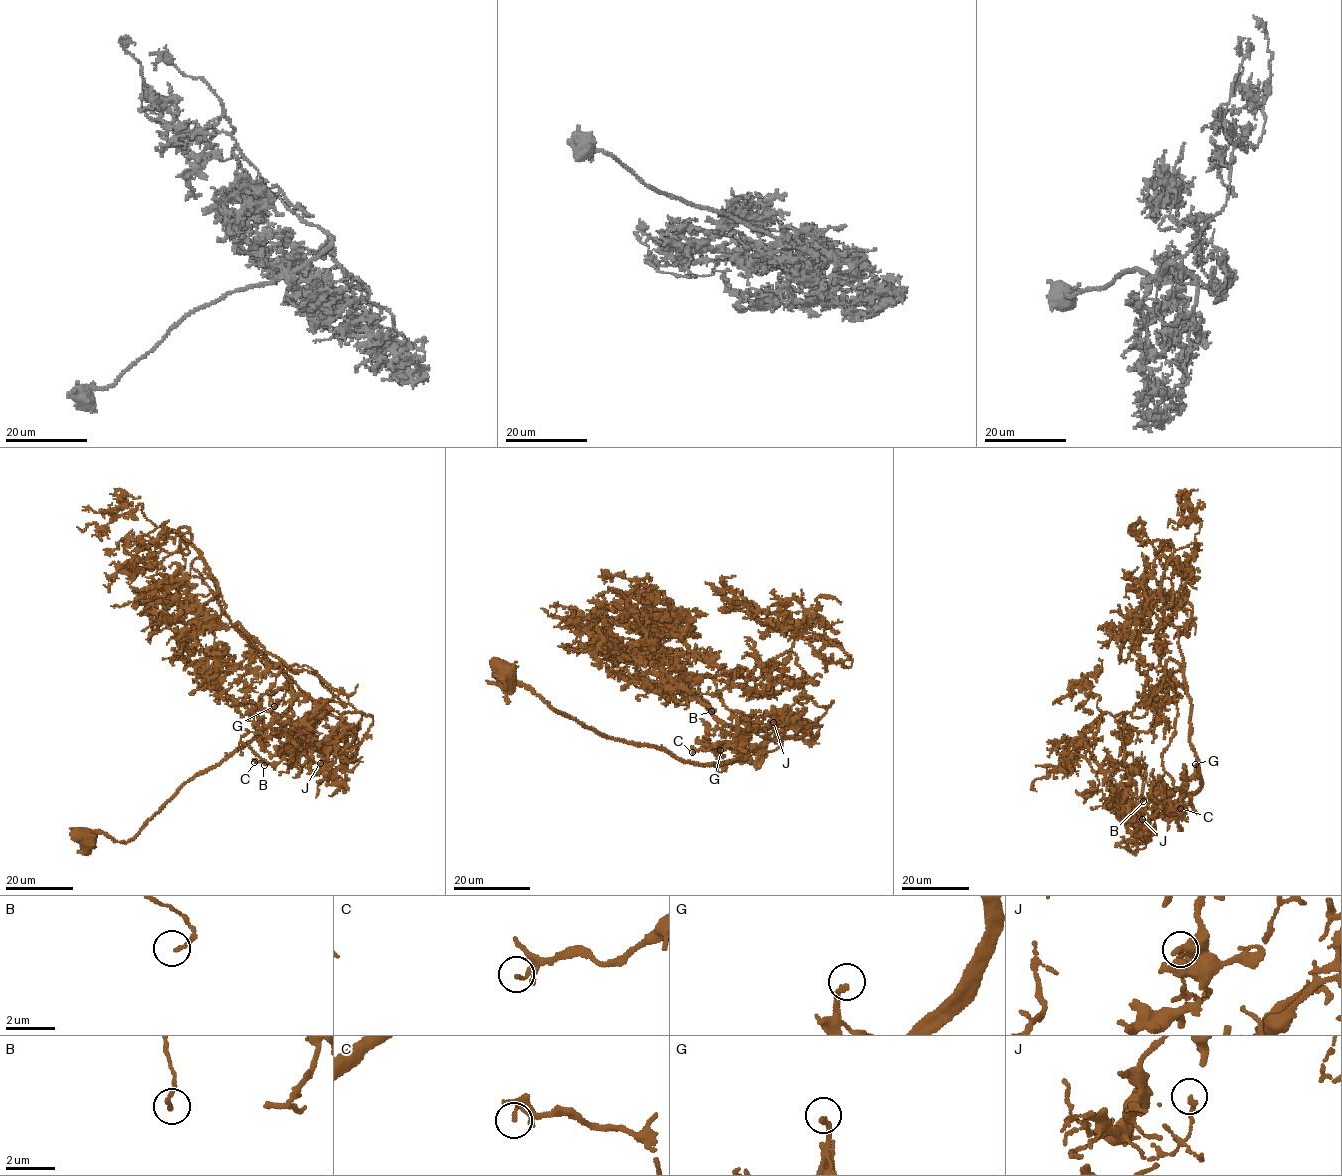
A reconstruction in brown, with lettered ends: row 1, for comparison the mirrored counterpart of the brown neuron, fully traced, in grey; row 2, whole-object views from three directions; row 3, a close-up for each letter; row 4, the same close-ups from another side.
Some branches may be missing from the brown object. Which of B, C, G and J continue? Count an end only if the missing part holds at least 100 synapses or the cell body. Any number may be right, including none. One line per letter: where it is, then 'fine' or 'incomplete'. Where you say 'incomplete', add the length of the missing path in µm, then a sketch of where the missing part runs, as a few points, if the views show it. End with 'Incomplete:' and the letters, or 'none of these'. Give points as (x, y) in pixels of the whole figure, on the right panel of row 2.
B: place (1143, 801); fine
C: place (1180, 808); fine
G: place (1195, 764); fine
J: place (1142, 819); fine
Incomplete: none of these

